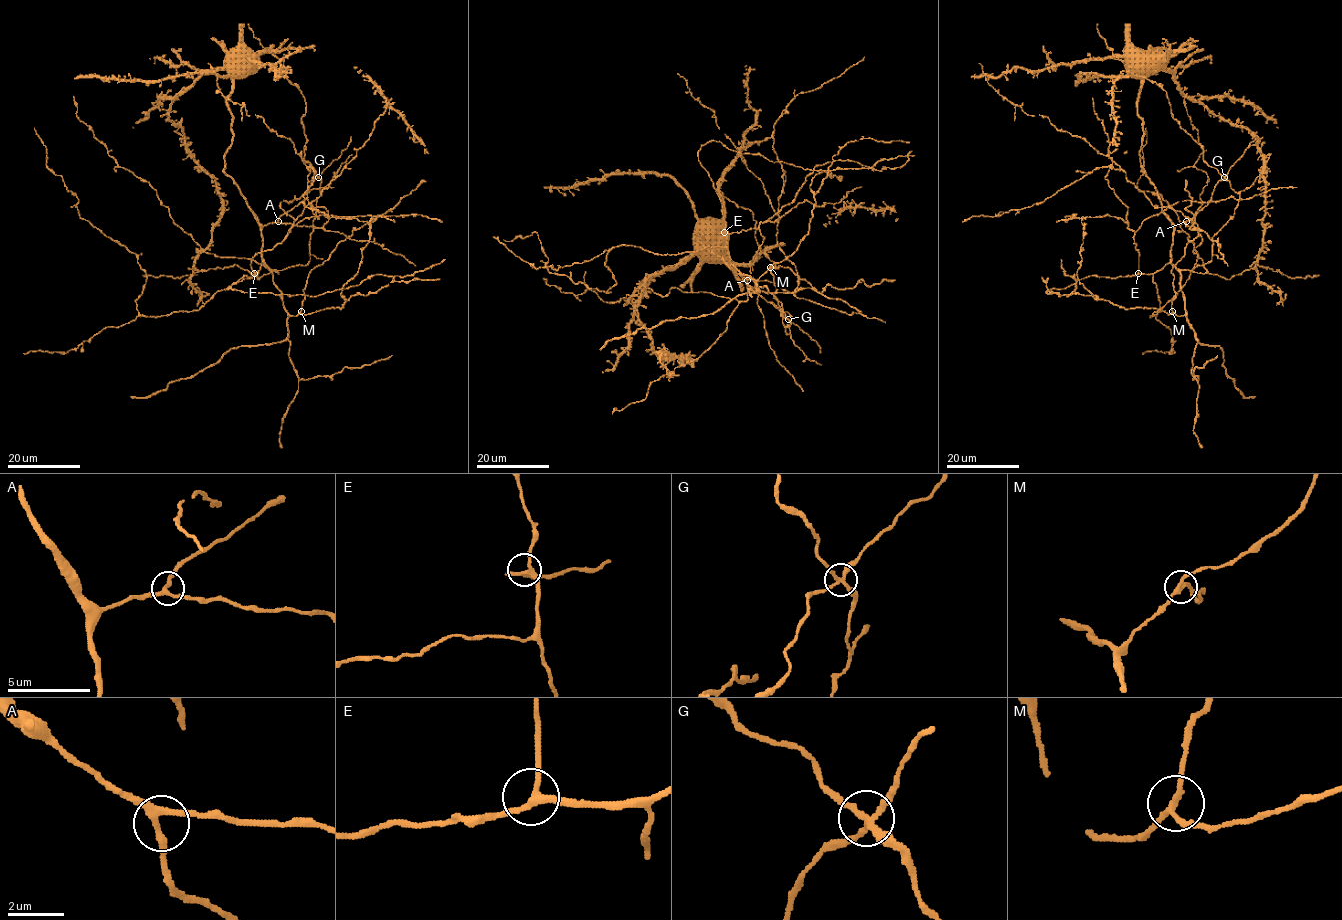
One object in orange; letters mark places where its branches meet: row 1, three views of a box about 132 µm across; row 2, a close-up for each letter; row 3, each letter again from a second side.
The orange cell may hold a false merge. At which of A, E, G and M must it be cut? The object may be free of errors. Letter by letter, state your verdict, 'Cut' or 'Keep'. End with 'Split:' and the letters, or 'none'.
A: Keep
E: Keep
G: Keep
M: Keep
Split: none

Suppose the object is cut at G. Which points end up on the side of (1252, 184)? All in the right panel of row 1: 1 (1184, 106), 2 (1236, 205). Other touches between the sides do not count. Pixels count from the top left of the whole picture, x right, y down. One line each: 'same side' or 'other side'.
1: other side
2: same side

